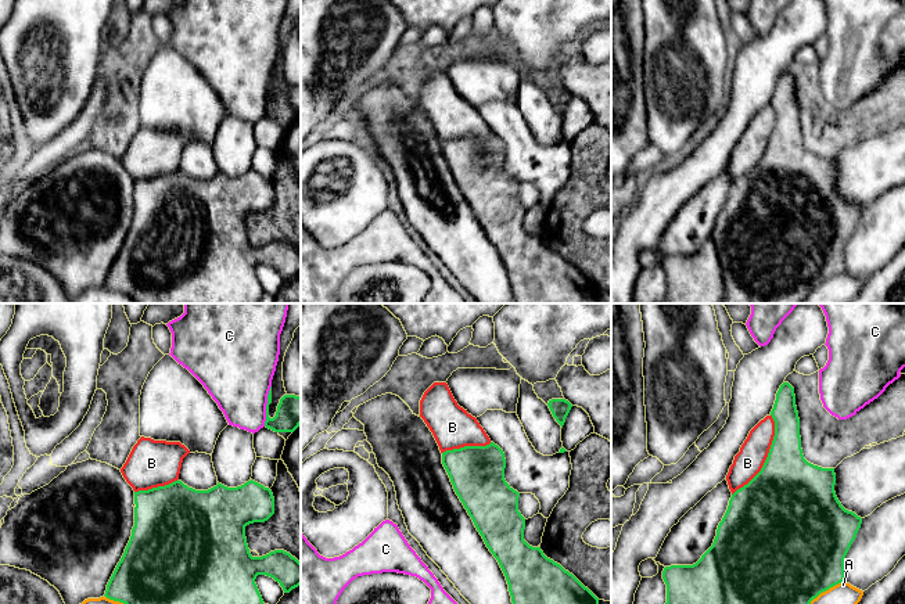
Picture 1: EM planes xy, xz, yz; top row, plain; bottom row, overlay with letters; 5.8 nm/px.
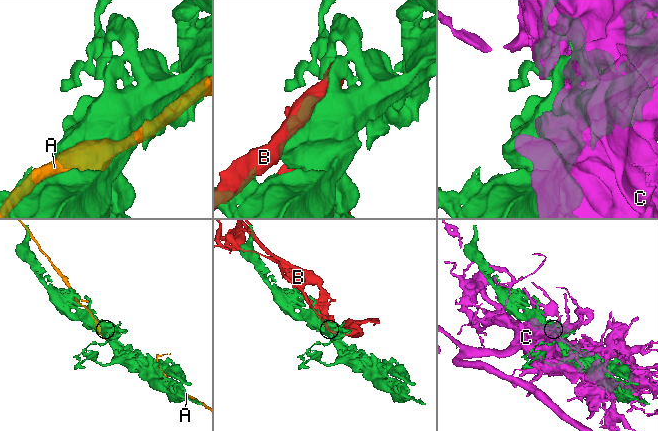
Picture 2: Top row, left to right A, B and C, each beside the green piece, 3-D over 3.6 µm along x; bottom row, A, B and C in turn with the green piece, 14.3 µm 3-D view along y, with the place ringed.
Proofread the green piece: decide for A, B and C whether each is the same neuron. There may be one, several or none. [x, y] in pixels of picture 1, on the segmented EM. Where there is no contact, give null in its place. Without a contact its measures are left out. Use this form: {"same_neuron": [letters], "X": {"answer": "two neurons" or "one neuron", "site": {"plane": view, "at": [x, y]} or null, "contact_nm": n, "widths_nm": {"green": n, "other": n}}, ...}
{"same_neuron": ["B"], "A": {"answer": "two neurons", "site": {"plane": "yz", "at": [826, 589]}, "contact_nm": 240, "widths_nm": {"green": 500, "other": 130}}, "B": {"answer": "one neuron", "site": {"plane": "yz", "at": [768, 456]}, "contact_nm": 500, "widths_nm": {"green": 440, "other": 170}}, "C": {"answer": "two neurons", "site": {"plane": "xy", "at": [266, 406]}, "contact_nm": 240, "widths_nm": {"green": 180, "other": 400}}}

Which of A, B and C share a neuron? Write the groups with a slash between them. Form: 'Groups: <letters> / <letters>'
Groups: A / B / C

